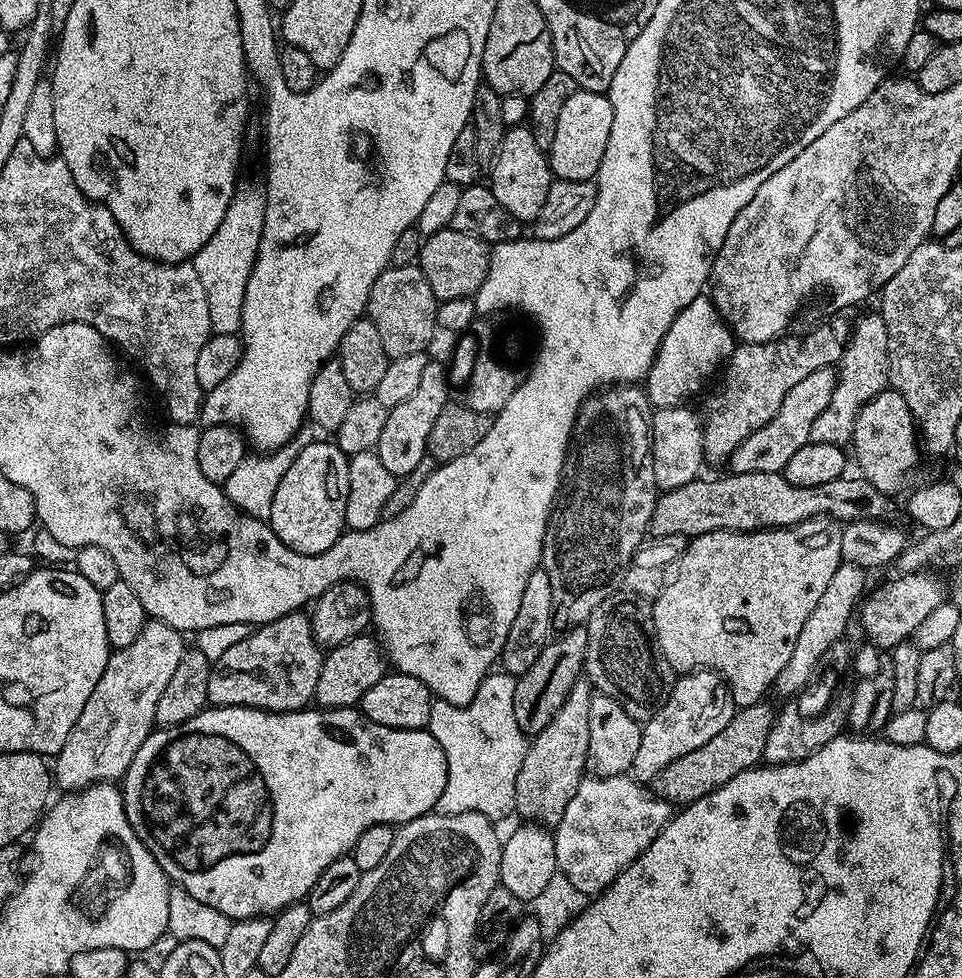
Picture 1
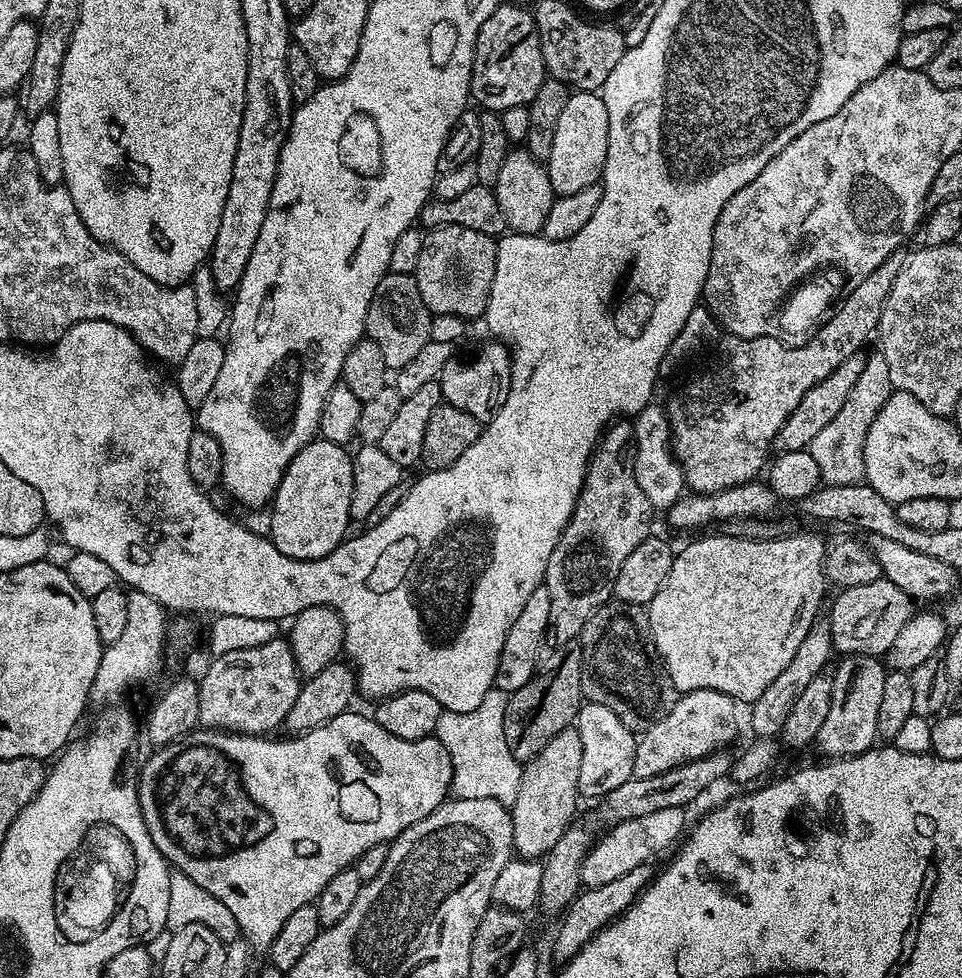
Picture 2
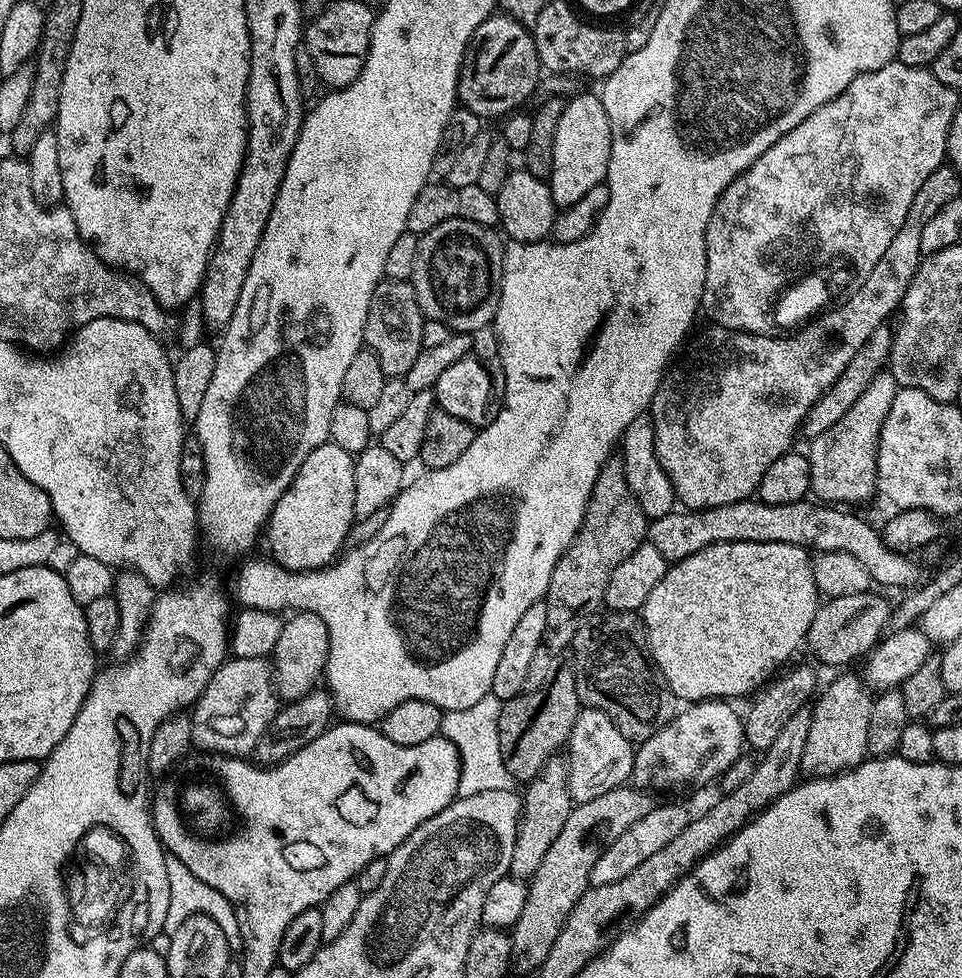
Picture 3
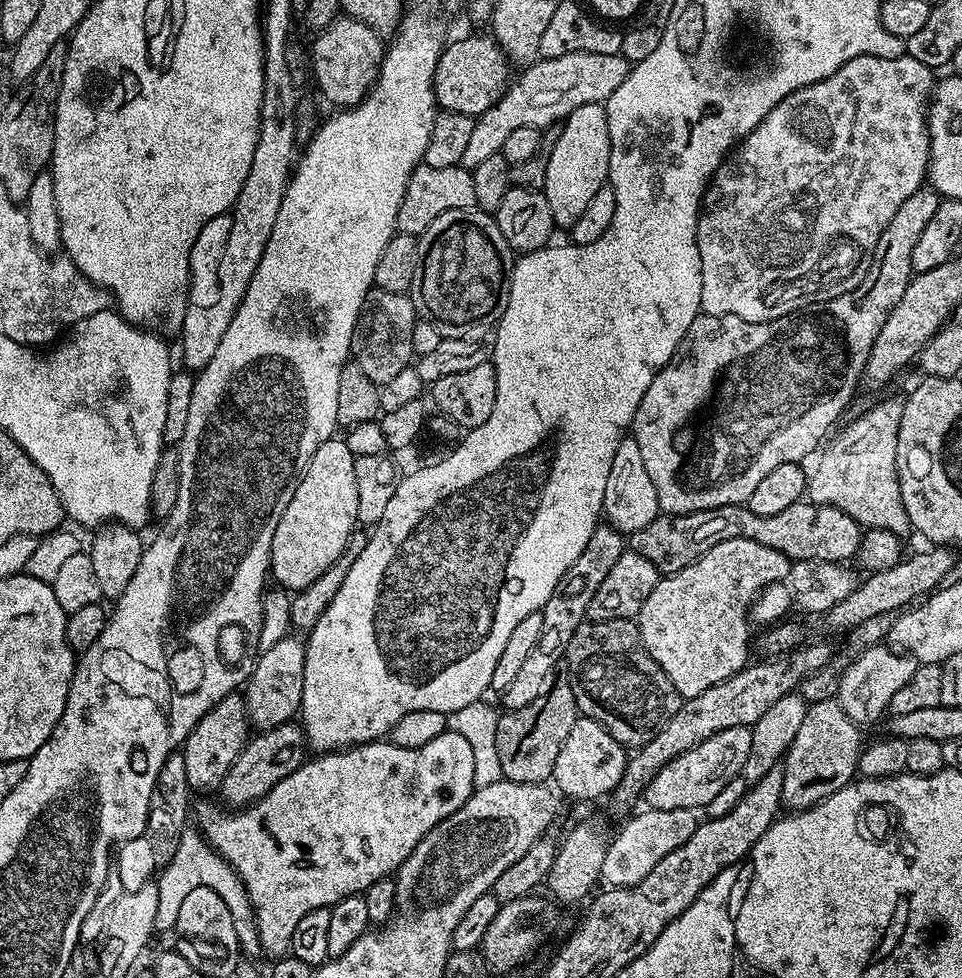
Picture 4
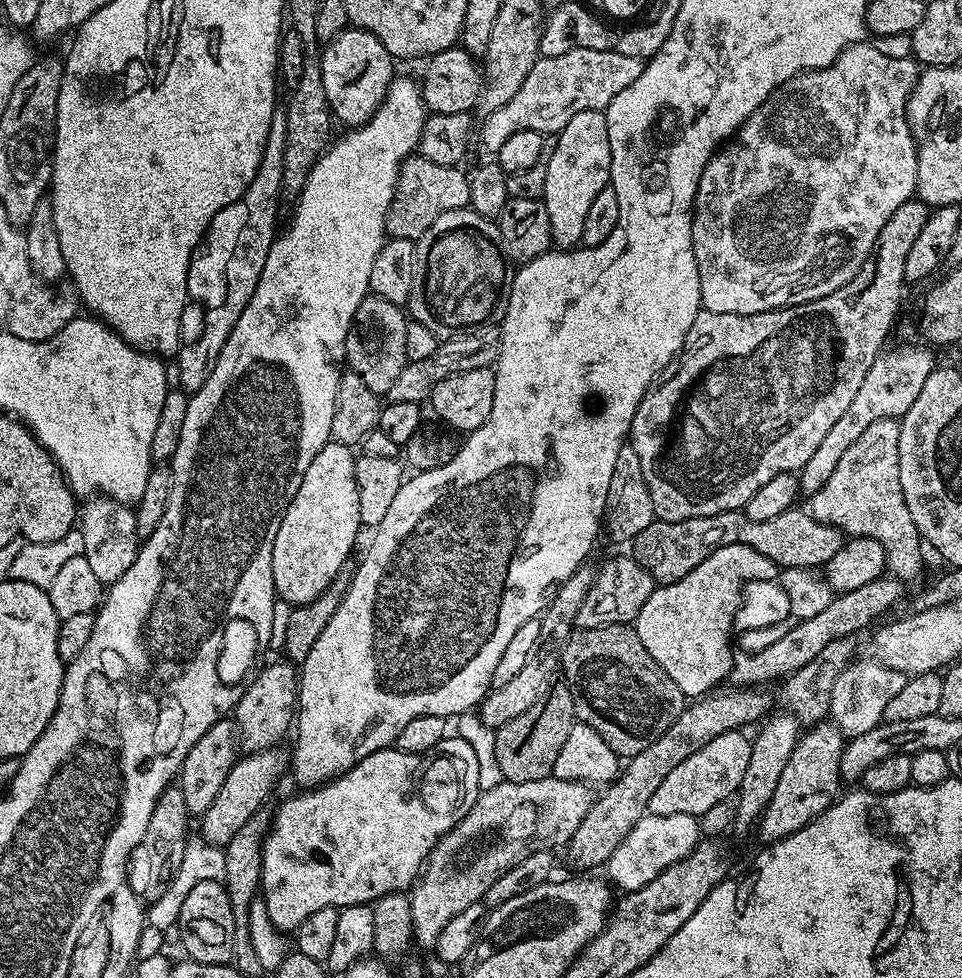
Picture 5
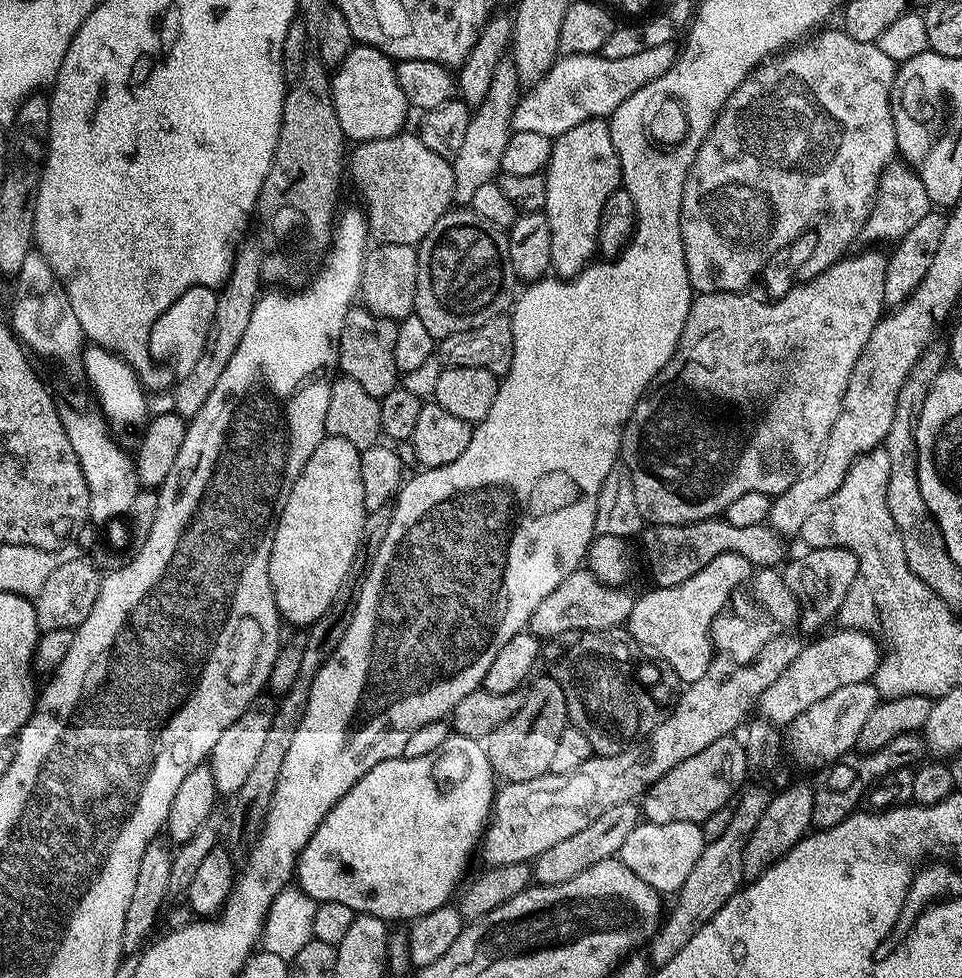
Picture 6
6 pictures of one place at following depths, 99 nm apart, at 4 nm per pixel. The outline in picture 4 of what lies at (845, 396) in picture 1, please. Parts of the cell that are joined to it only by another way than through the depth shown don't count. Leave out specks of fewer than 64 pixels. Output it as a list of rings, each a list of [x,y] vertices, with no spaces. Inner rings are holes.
[[[899,399],[880,400],[857,420],[850,421],[844,429],[841,427],[840,436],[833,435],[832,445],[830,440],[815,457],[816,473],[813,471],[809,475],[807,499],[811,503],[828,504],[850,514],[850,518],[865,529],[885,528],[891,532],[907,533],[910,525],[896,478],[898,426],[902,422],[903,409]]]

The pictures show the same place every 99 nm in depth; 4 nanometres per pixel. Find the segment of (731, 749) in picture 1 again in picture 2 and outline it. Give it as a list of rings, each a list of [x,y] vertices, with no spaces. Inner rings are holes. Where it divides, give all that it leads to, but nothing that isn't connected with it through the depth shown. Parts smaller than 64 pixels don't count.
[[[727,751],[711,752],[708,756],[683,763],[682,766],[666,771],[665,774],[656,774],[649,778],[632,777],[612,790],[601,799],[596,810],[597,818],[604,826],[611,826],[630,818],[640,818],[643,815],[654,814],[655,811],[686,808],[689,803],[700,797],[718,778],[729,775],[732,771],[733,757],[727,756]]]

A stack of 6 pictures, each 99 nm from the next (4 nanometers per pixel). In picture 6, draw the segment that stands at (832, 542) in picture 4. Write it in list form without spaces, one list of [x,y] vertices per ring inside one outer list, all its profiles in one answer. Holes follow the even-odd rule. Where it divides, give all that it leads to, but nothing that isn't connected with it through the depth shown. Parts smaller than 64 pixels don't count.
[[[726,518],[699,520],[690,524],[648,526],[640,536],[653,580],[651,583],[664,589],[681,585],[686,579],[692,578],[703,566],[714,562],[718,554],[742,554],[742,558],[749,560],[757,569],[775,568],[785,559],[784,544],[780,540],[783,540],[781,533],[767,522],[758,526],[730,526]]]

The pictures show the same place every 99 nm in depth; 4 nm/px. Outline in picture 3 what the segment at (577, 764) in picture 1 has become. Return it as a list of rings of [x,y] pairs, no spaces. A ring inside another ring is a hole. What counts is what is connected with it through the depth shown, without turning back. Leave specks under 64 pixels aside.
[[[559,759],[548,761],[543,772],[527,785],[528,793],[522,796],[522,823],[520,833],[514,842],[514,858],[510,858],[508,867],[511,879],[528,882],[532,879],[542,858],[549,852],[550,846],[562,831],[566,818],[574,807],[572,795],[568,793],[568,770]]]

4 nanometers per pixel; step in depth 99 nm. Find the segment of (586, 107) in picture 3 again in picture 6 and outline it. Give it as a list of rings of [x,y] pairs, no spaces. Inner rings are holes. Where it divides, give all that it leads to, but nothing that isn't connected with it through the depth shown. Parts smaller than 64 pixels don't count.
[[[604,118],[578,122],[578,126],[555,137],[552,145],[552,156],[548,159],[546,169],[546,202],[542,211],[550,226],[551,271],[560,278],[576,276],[593,259],[597,251],[596,235],[602,206],[606,206],[606,198],[610,198],[610,194],[614,194],[622,184],[620,159],[614,150],[614,142],[610,138],[608,126],[609,121]]]

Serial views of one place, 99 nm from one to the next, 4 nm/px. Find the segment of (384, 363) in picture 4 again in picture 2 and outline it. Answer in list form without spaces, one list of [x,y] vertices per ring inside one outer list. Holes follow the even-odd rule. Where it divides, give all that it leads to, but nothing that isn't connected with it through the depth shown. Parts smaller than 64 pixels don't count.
[[[389,271],[374,290],[370,310],[364,319],[364,327],[367,339],[378,342],[379,348],[382,349],[382,358],[388,369],[395,370],[406,366],[406,362],[411,362],[418,355],[418,350],[422,350],[422,346],[426,346],[432,339],[432,317],[426,302],[422,302],[422,294],[418,294],[415,275],[407,276]]]

